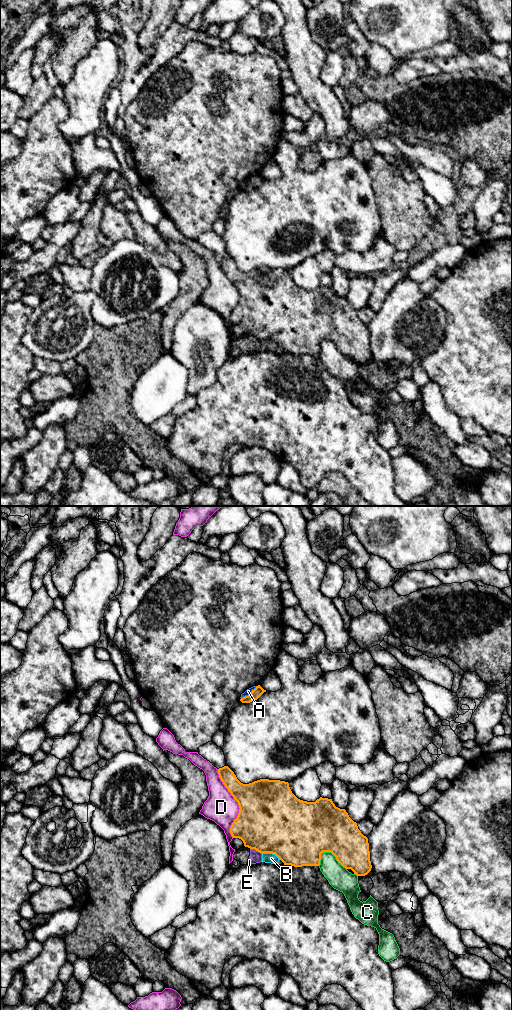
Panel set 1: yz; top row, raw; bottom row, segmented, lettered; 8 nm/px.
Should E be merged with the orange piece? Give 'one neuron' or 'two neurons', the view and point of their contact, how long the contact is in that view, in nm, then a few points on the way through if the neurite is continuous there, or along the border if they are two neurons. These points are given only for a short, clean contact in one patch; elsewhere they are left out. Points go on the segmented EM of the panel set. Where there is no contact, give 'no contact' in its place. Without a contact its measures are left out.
two neurons; meets orange in yz at (256, 850); contact 110 nm long; border along yz (250, 848), (262, 853)

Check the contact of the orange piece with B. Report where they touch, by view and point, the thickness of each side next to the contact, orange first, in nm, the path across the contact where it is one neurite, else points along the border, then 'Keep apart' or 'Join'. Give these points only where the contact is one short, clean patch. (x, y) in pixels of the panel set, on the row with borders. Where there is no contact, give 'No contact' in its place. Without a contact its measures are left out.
Touches orange at yz (271, 852). Thickness 500 nm (orange) against 80 nm. Boundary: yz (262, 853), (273, 853), (279, 859). Keep apart

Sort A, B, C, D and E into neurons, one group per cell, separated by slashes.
A / B E / C / D

